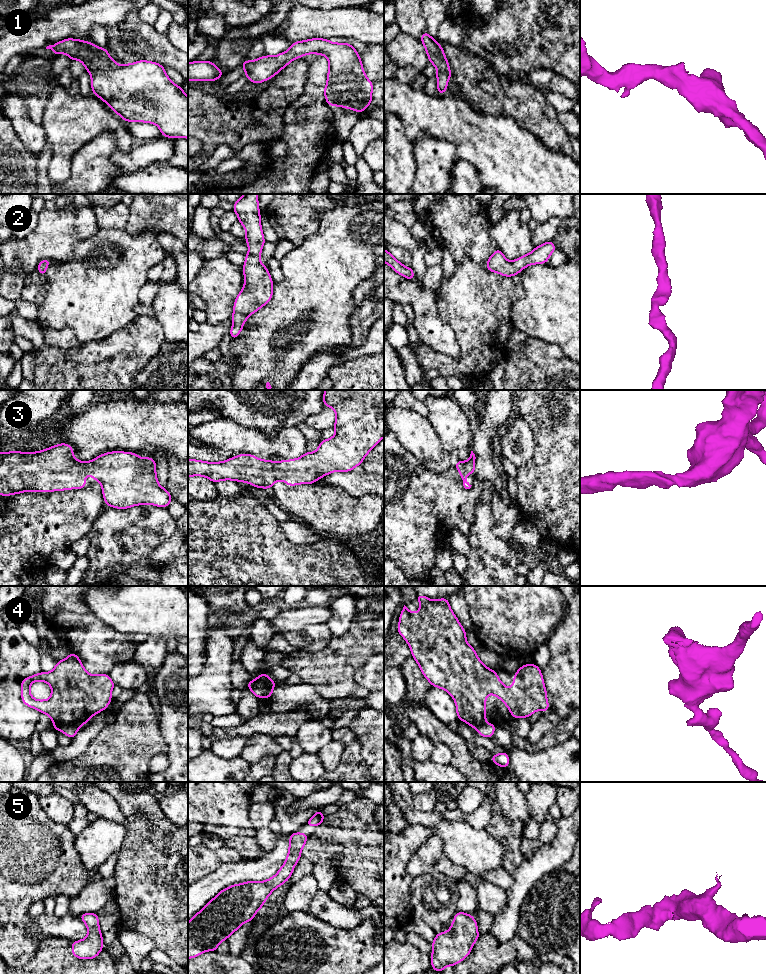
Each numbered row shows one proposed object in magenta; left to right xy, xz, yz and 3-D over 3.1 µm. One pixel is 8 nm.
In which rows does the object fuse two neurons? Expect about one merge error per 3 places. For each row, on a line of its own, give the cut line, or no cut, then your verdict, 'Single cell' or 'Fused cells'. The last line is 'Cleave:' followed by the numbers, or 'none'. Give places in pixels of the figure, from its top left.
1: No split. Single cell
2: No split. Single cell
3: No split. Single cell
4: Split along xy (54, 723), (76, 724), (78, 726). Fused cells
5: No split. Single cell
Cleave: 4

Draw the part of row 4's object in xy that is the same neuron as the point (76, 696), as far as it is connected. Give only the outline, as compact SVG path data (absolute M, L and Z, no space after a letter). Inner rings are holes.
M73 652L61 661L56 662L51 672L40 672L26 677L21 684L22 702L41 713L47 714L57 725L81 726L91 720L91 717L105 710L112 701L111 692L115 687L109 674L91 675ZM35 681L44 681L51 686L52 693L48 700L36 700L30 694L30 685Z

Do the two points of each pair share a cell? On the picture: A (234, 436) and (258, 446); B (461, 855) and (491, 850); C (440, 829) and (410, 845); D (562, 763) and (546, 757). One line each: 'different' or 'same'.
A: same
B: same
C: different
D: same

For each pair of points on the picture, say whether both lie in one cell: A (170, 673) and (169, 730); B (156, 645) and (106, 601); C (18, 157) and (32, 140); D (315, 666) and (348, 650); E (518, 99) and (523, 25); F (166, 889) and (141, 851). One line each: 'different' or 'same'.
A: same
B: different
C: different
D: same
E: different
F: same

